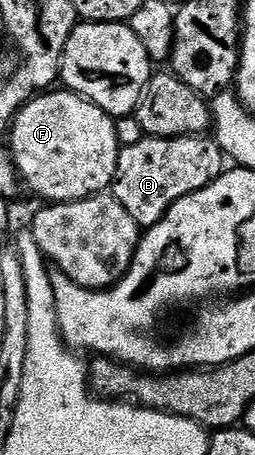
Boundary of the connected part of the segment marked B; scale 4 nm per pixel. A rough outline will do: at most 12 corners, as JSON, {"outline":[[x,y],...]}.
{"outline":[[213,138],[119,150],[112,194],[139,228],[216,182]]}

